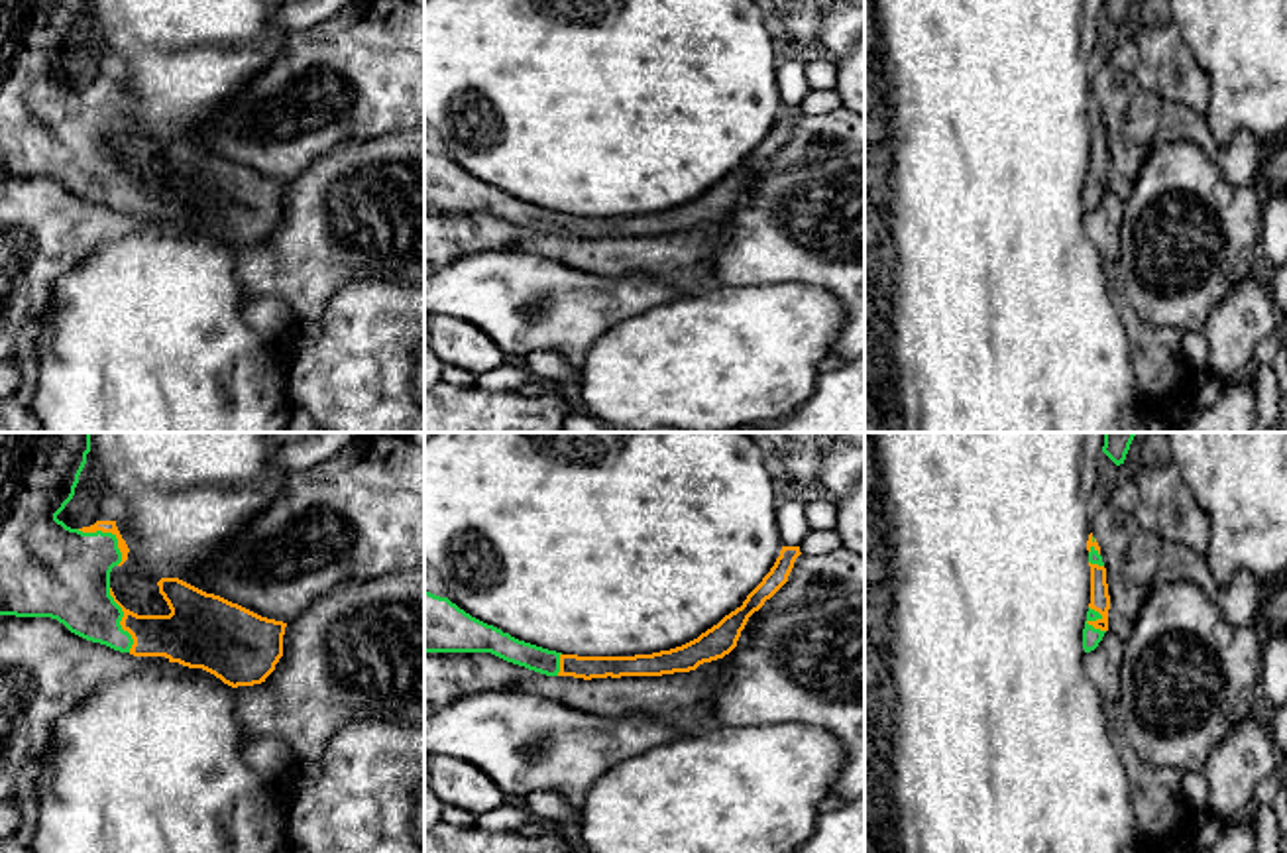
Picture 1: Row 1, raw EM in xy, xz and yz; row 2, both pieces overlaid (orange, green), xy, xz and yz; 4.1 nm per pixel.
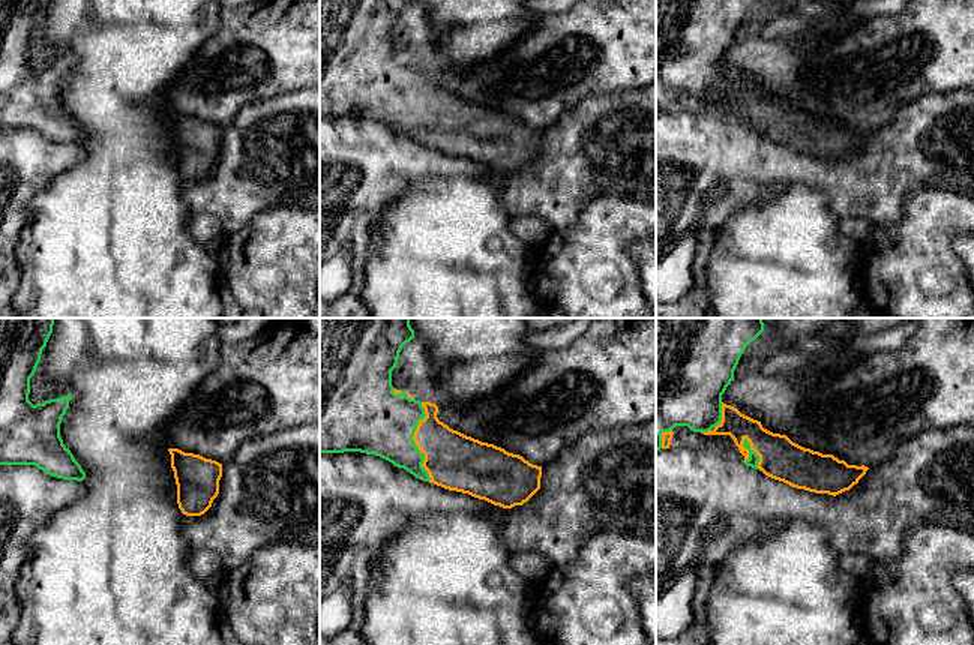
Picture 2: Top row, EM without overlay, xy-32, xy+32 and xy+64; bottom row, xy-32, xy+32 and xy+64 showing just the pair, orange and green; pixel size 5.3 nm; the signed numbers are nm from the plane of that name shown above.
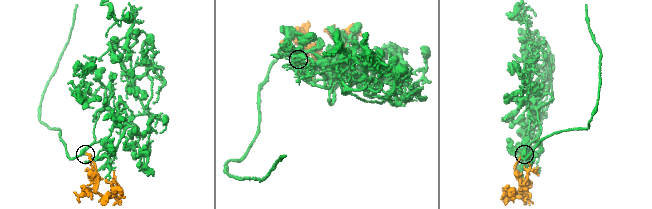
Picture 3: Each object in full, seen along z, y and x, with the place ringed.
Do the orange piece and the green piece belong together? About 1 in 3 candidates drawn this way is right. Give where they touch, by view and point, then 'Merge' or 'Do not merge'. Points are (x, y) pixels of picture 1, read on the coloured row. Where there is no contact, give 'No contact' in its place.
Touches orange at xy (109, 531). Merge

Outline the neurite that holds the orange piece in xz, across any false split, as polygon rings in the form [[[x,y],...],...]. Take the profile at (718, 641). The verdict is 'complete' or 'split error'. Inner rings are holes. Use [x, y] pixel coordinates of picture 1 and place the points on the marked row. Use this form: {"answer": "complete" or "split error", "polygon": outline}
{"answer": "split error", "polygon": [[[782,546],[770,572],[747,596],[743,605],[698,639],[670,651],[635,656],[578,656],[548,651],[519,641],[472,617],[448,597],[424,590],[424,653],[491,653],[546,676],[584,680],[690,672],[703,662],[723,658],[737,647],[749,617],[788,582],[800,554],[800,546]]]}

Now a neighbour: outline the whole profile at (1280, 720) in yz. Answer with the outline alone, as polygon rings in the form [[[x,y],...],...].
[[[1287,704],[1275,710],[1271,737],[1275,749],[1287,759]]]

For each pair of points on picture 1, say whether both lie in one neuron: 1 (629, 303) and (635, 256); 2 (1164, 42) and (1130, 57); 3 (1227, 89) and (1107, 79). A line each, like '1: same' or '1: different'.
1: different
2: different
3: different

